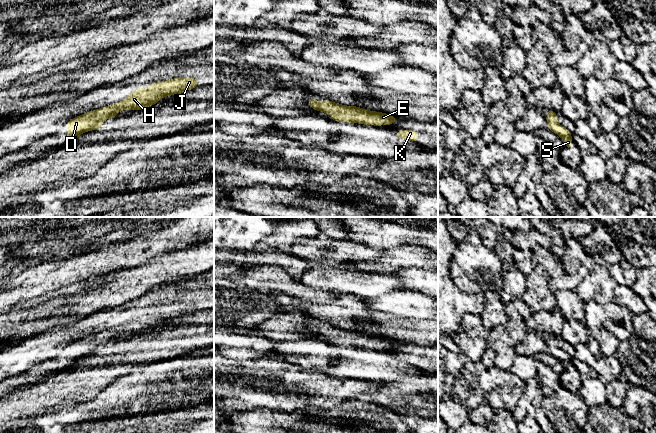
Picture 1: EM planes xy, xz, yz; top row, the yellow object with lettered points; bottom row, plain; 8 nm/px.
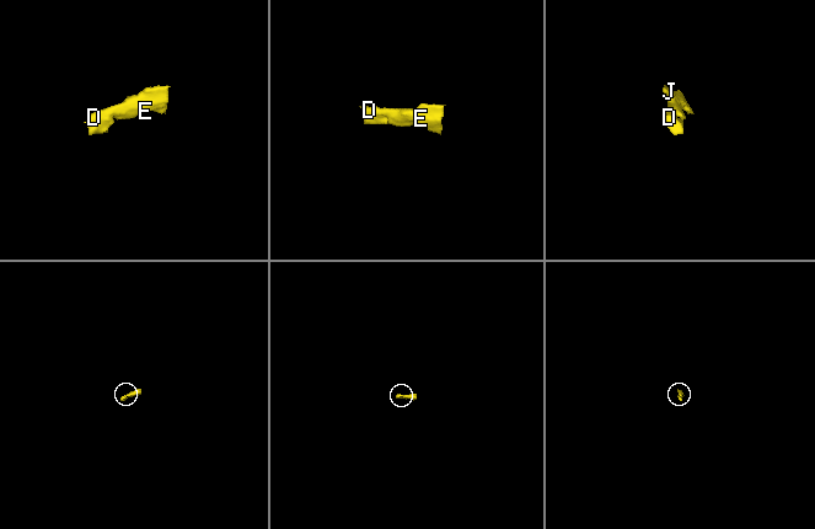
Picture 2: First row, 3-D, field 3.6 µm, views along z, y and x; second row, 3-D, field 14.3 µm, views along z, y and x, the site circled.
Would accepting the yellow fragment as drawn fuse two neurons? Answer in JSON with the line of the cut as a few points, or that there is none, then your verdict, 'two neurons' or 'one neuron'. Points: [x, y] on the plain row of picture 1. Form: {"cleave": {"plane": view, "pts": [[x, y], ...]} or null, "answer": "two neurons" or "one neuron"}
{"cleave": null, "answer": "one neuron"}

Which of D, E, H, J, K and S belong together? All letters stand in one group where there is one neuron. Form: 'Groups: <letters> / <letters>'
Groups: D E H J K S

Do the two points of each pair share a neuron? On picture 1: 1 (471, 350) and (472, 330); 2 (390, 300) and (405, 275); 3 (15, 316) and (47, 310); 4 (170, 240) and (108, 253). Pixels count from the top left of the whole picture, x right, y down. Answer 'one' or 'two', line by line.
1: one
2: two
3: one
4: one

